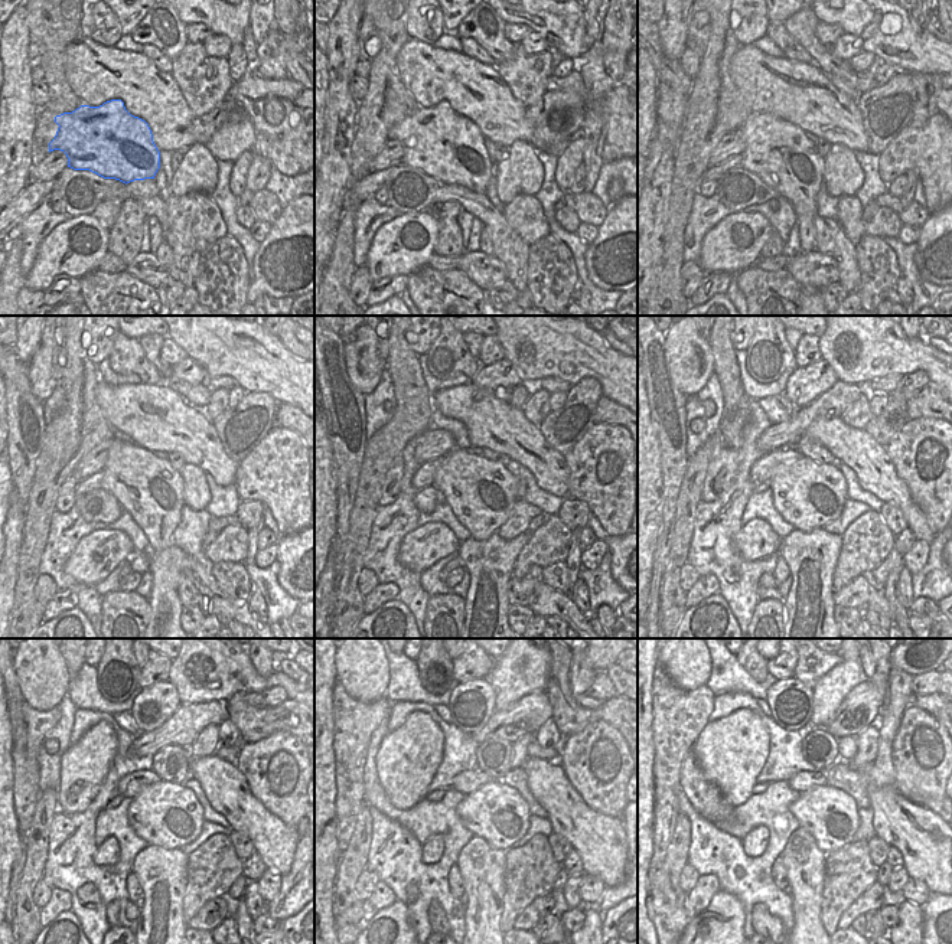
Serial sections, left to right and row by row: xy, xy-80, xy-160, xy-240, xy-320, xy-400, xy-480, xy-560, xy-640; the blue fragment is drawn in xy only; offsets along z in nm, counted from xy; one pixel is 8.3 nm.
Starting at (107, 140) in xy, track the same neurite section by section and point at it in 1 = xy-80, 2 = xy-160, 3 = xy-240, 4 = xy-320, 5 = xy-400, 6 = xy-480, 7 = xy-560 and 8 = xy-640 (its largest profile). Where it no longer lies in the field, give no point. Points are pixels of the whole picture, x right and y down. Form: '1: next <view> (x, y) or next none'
1: next xy-80 (446, 146)
2: next xy-160 (779, 153)
3: next xy-240 (147, 487)
4: next xy-320 (481, 493)
5: next xy-400 (808, 495)
6: next xy-480 (166, 815)
7: next xy-560 (498, 813)
8: next xy-640 (831, 816)

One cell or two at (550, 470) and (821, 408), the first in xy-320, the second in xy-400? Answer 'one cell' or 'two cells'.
two cells

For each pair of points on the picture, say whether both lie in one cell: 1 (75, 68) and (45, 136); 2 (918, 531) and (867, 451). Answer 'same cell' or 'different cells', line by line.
1: different cells
2: same cell

